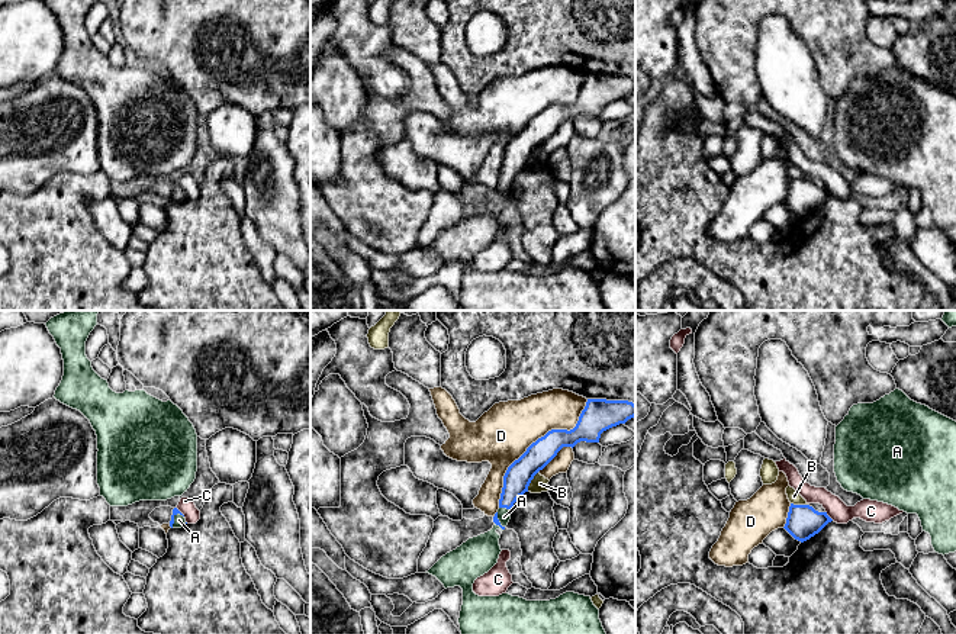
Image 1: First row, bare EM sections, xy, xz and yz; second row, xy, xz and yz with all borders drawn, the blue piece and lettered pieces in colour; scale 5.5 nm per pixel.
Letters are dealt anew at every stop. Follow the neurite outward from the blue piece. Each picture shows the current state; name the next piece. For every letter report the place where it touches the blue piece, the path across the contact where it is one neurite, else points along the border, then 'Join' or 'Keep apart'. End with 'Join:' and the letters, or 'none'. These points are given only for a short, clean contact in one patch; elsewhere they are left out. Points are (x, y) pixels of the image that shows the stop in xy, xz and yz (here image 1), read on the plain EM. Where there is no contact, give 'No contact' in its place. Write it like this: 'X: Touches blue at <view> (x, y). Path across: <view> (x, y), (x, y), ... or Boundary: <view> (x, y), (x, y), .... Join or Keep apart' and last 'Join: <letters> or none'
A: Touches blue at xz (507, 183). Join
B: Touches blue at xz (531, 154). Keep apart
C: Touches blue at yz (827, 190). Keep apart
D: Touches blue at xz (536, 116). Keep apart
Join: A

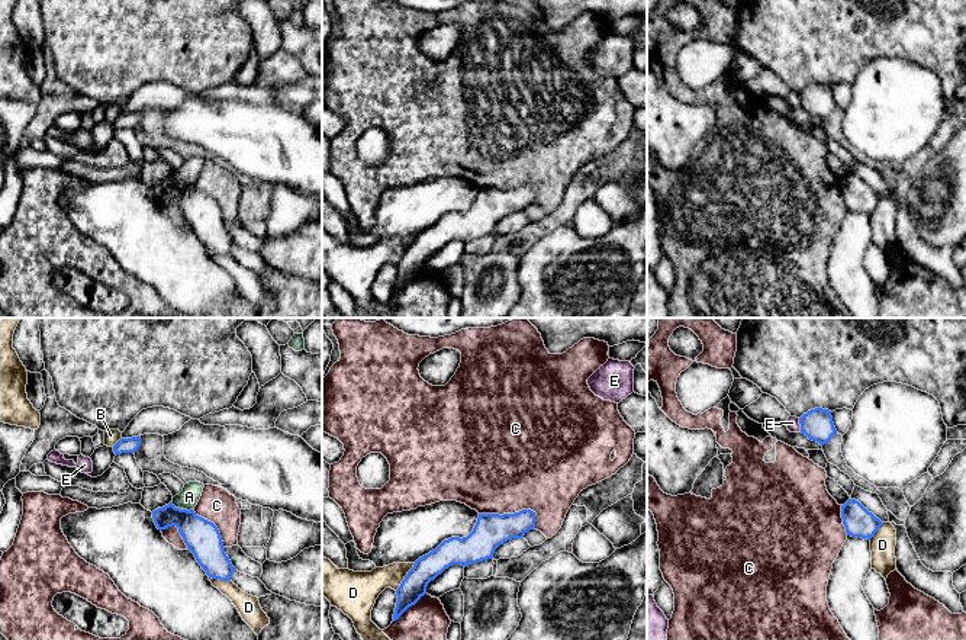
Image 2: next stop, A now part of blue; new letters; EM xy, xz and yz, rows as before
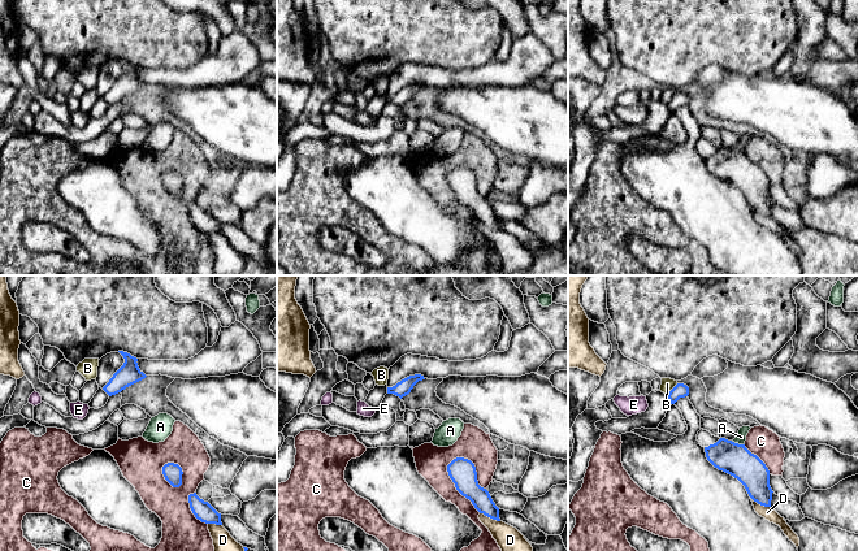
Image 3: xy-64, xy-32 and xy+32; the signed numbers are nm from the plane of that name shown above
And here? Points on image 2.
A: Touches blue at xy (182, 185). Keep apart
B: Touches blue at xy (118, 116). Keep apart
C: Touches blue at xz (514, 189). Keep apart
D: Touches blue at xz (405, 251). Keep apart
E: Touches blue at yz (801, 100). Keep apart
Join: none

